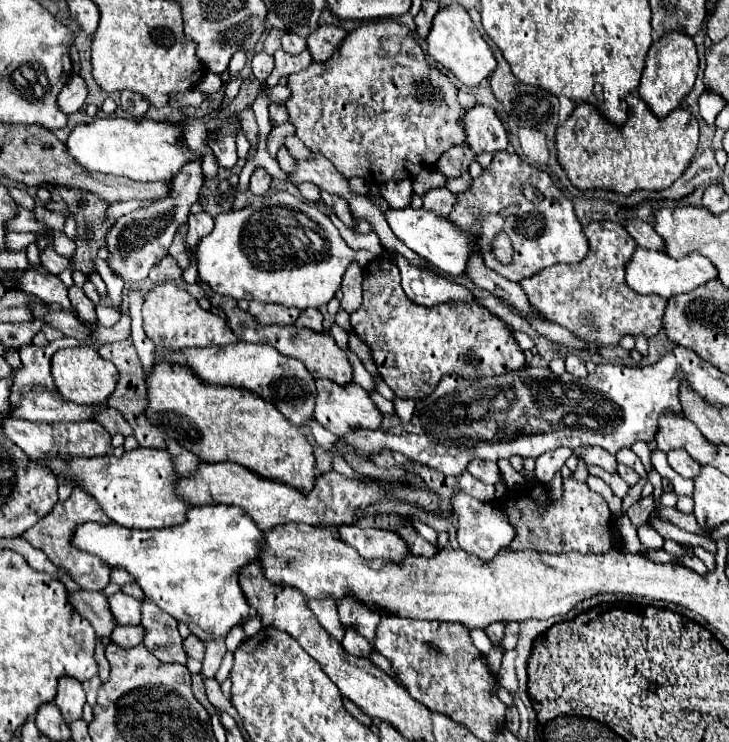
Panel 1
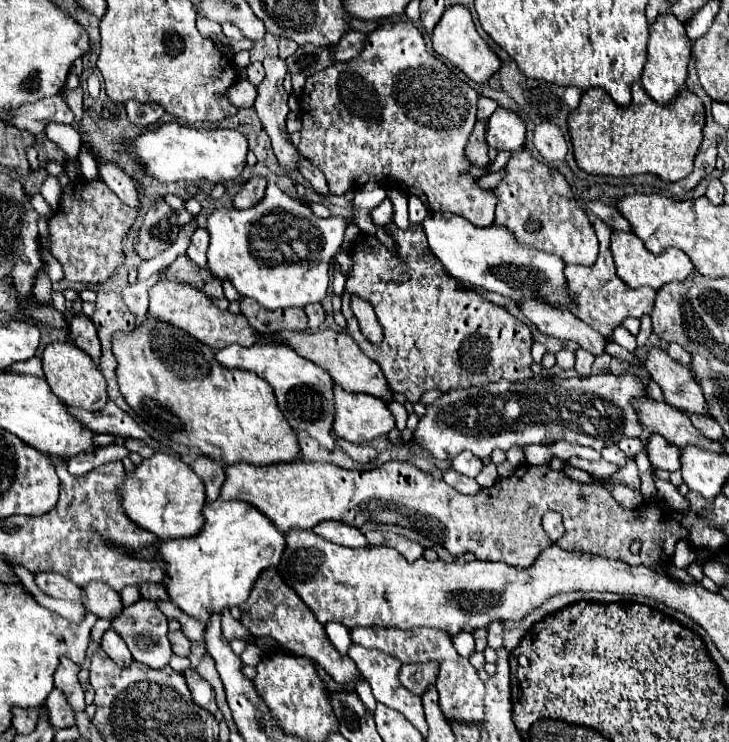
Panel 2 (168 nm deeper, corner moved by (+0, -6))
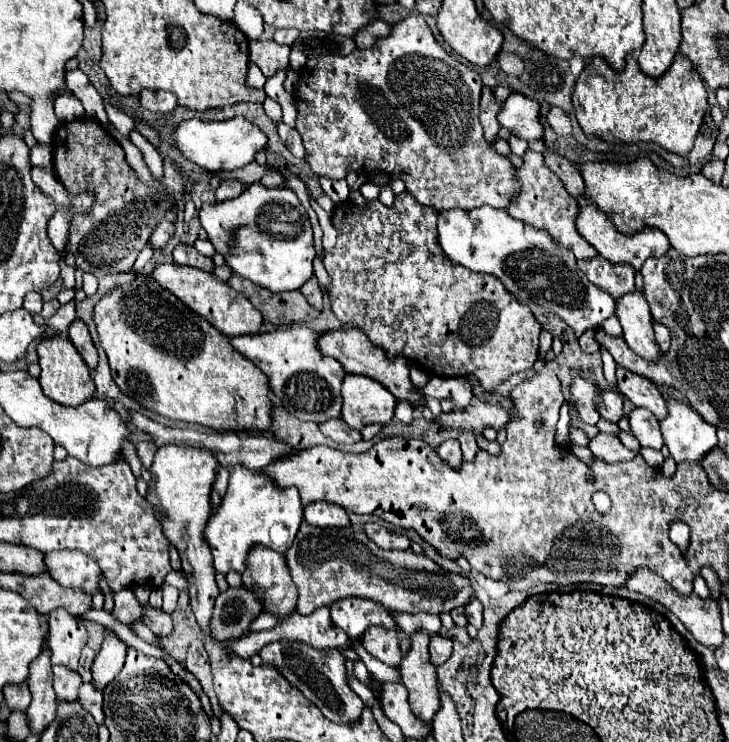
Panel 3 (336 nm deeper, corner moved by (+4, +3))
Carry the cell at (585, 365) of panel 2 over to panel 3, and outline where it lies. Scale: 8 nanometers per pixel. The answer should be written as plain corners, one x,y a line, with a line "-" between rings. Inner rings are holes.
587,330
587,332
579,338
579,344
581,344
581,348
583,348
585,352
589,352
589,354
597,352
597,350
599,350
599,342
597,342
597,338
595,338
595,330

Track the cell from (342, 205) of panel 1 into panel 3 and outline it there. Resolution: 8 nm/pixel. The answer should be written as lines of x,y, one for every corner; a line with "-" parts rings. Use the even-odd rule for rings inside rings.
277,122
277,128
279,128
279,136
281,136
283,144
291,150
291,154
299,160
305,160
305,148
303,148
299,132
295,128
289,128
285,122

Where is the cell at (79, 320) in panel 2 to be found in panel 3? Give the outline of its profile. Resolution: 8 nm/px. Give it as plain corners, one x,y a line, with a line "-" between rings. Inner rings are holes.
75,320
69,328
69,338
73,342
73,346
77,348
77,352
83,356
87,368
97,368
97,350
93,346
93,340
89,336
87,326
81,320

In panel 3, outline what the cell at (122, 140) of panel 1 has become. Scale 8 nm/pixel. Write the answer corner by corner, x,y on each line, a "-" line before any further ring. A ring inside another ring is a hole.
233,116
223,122
203,122
203,120
191,118
177,126
175,142
177,142
177,148
185,154
185,158
189,158
191,162
195,162
205,170
215,172
215,170
243,168
245,164
255,162
257,152
265,150
267,146
267,134
261,132
261,128
257,128
243,116

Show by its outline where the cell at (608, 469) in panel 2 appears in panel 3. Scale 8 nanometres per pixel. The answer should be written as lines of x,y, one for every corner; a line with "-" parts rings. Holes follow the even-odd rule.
599,432
591,442
589,442
591,452
605,460
605,462
623,462
623,460
633,460
637,454
633,450
627,450
617,436
613,434
603,434

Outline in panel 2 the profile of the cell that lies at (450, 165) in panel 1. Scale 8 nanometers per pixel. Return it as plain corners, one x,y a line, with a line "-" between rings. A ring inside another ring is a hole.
477,121
473,133
469,135
465,155
473,167
485,167
489,163
487,157
487,143
485,143
485,121

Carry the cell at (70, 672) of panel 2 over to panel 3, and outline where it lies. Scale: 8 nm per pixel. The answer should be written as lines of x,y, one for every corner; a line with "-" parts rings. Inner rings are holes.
55,608
53,612
49,612
47,642
53,654
51,656
53,664
63,664
67,668
77,670
77,662
87,640
89,632
83,620
69,614
65,608

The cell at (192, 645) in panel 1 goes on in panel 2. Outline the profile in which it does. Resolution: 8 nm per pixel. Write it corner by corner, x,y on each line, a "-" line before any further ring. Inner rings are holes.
181,631
169,633
169,641
171,641
171,649
173,649
175,655
179,655
179,657
189,657
191,641
189,641

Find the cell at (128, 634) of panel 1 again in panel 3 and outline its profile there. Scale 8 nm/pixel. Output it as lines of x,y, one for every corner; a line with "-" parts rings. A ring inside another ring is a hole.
107,634
91,666
93,682
99,690
103,690
121,672
125,664
125,654
127,654
127,646
115,634

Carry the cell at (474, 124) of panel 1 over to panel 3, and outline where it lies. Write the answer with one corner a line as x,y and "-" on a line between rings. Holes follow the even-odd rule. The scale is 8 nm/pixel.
513,92
501,106
497,116
499,124
511,134
523,140
541,140
543,138
543,124
539,120
539,104
537,100

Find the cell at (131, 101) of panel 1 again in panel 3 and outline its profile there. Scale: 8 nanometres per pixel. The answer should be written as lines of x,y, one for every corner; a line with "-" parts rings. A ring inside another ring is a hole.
143,90
141,106
151,112
171,112
177,106
177,96
165,90

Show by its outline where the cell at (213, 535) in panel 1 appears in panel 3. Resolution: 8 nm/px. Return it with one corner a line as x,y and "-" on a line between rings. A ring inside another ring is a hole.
237,464
231,470
227,494
205,528
205,538
213,548
215,570
221,574
227,574
229,570
243,572
245,558
255,544
263,544
277,552
287,552
303,522
303,508
305,506
301,504
297,488
289,486
281,490
269,476
263,476
263,472

